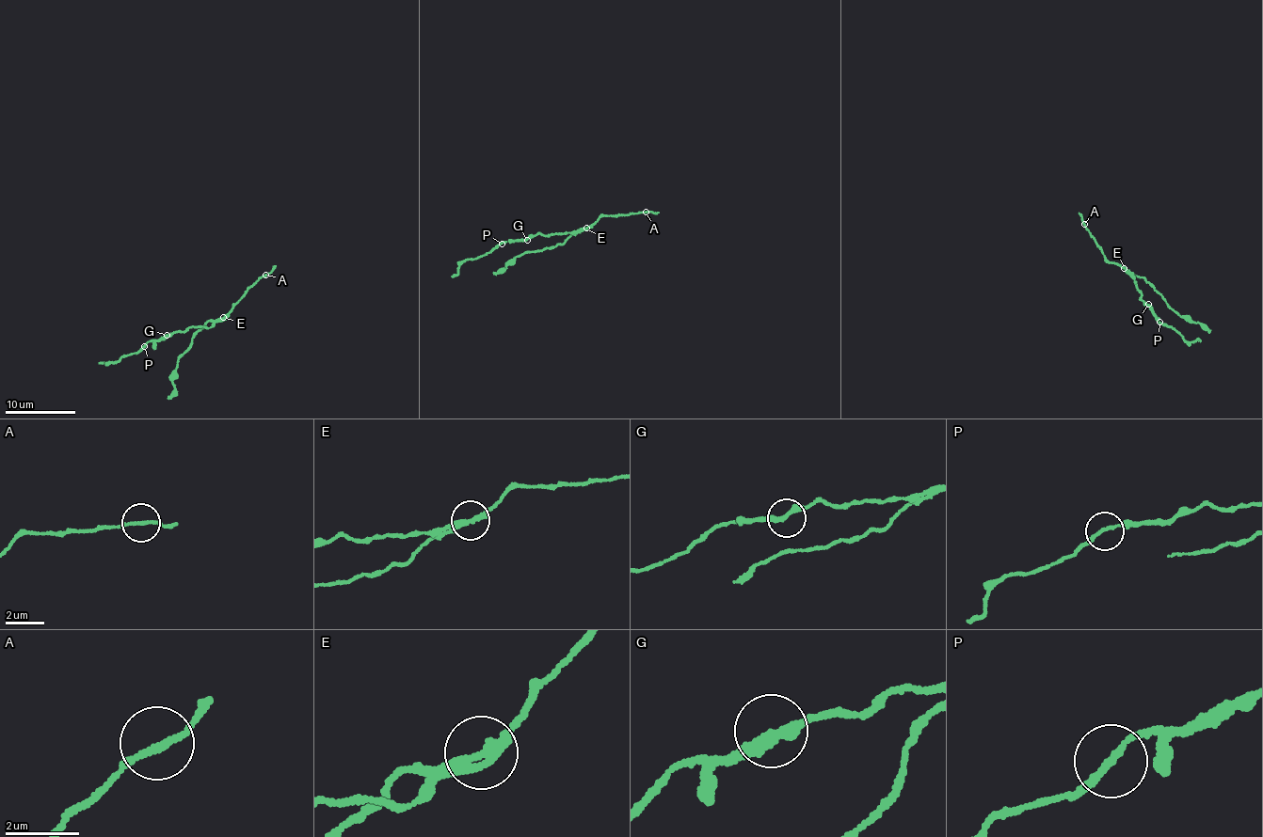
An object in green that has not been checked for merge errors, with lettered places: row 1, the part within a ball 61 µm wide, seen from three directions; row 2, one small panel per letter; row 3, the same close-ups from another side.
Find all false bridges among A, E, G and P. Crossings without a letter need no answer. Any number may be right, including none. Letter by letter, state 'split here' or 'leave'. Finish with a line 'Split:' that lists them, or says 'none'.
A: leave
E: split here
G: leave
P: leave
Split: E

